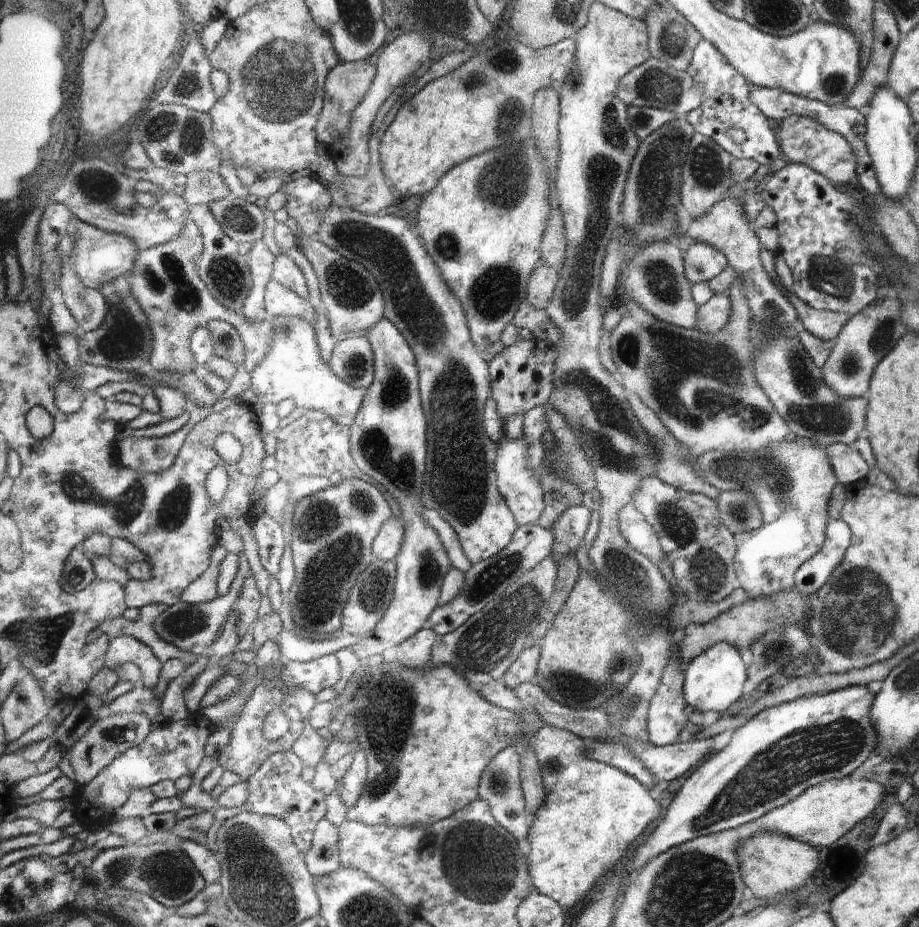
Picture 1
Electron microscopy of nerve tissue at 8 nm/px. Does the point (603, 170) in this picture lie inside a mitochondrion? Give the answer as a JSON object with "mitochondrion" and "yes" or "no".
{"mitochondrion":"yes"}

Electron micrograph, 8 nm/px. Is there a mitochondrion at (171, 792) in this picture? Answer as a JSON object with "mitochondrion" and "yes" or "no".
{"mitochondrion":"no"}

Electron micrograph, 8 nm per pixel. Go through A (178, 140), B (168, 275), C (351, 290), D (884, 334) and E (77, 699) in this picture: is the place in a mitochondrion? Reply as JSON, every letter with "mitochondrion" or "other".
{"A":"mitochondrion","B":"mitochondrion","C":"mitochondrion","D":"mitochondrion","E":"other"}

